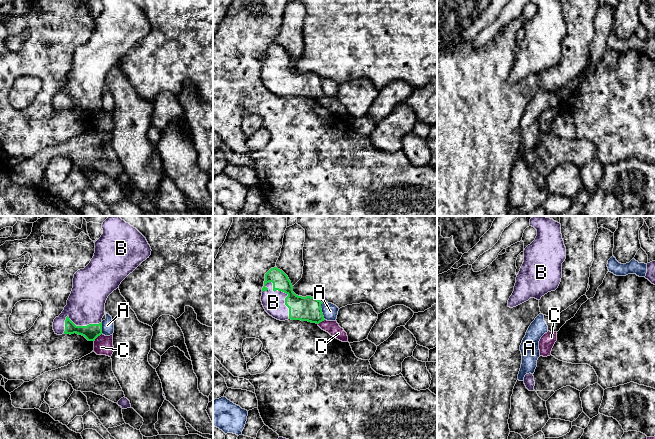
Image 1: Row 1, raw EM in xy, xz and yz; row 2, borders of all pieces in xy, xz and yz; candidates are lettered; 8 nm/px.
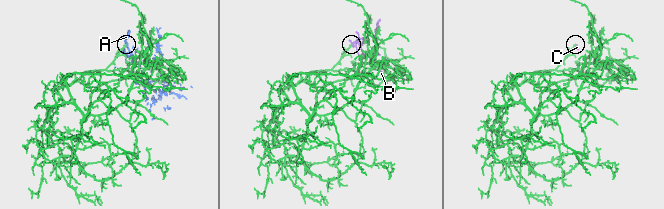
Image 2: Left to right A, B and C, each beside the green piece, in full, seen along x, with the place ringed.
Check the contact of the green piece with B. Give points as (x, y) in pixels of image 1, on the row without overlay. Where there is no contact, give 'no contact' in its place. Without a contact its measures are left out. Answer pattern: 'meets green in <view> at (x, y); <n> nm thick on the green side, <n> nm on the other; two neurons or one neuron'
meets green in xz at (286, 69); 200 nm thick on the green side, 180 nm on the other; one neuron

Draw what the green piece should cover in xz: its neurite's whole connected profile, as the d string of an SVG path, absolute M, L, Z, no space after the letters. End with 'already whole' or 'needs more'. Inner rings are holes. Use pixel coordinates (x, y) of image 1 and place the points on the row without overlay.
M277 43L265 50L261 78L269 91L280 97L291 95L319 100L325 96L322 78L316 73L296 71L288 52Z; needs more

